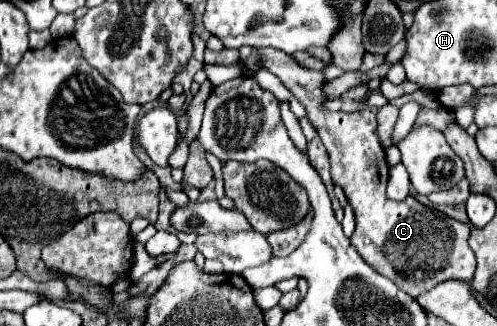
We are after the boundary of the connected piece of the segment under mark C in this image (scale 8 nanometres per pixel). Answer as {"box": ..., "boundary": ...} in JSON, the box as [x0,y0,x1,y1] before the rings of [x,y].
{"box":[259,49,475,297],"boundary":[[[259,49],[259,53],[263,67],[277,75],[281,83],[303,103],[313,129],[319,133],[329,153],[333,183],[345,191],[347,201],[355,211],[357,227],[351,235],[351,245],[357,253],[377,273],[389,277],[411,297],[417,297],[447,279],[471,283],[475,273],[475,255],[467,245],[471,231],[469,225],[421,205],[411,195],[405,201],[391,201],[385,195],[389,167],[385,161],[385,149],[377,137],[375,113],[369,109],[355,113],[327,111],[323,107],[327,101],[327,97],[323,97],[323,71],[305,69],[291,55],[279,49]]]}

